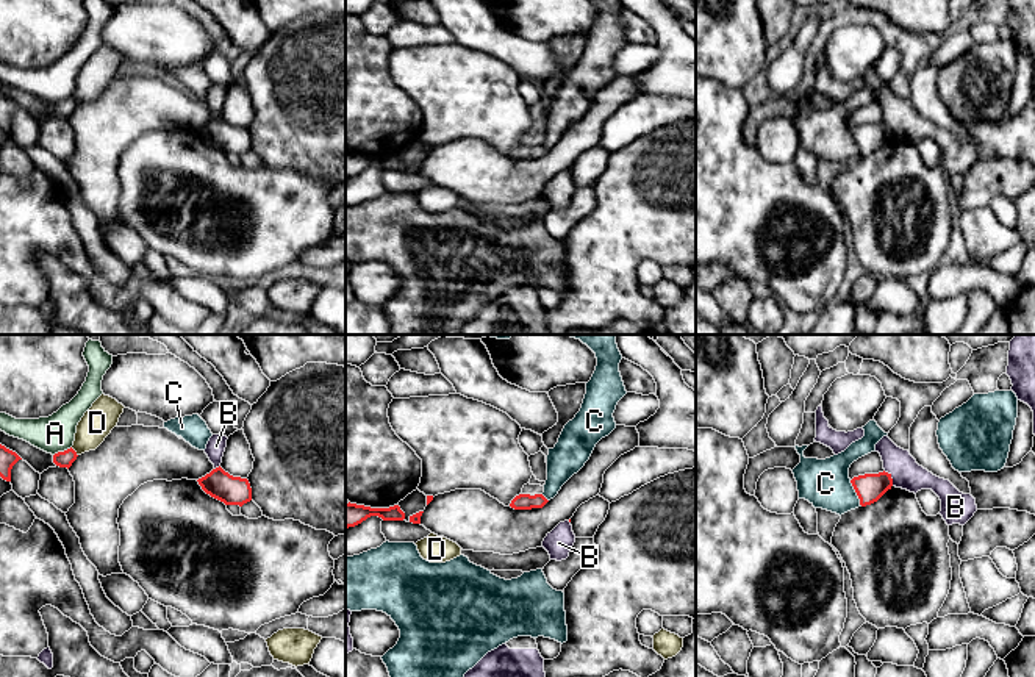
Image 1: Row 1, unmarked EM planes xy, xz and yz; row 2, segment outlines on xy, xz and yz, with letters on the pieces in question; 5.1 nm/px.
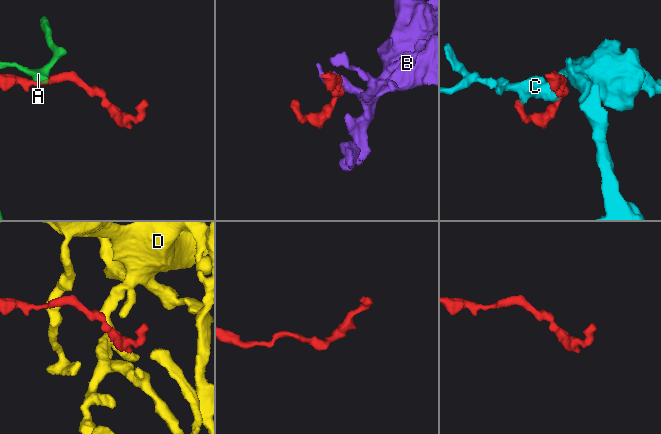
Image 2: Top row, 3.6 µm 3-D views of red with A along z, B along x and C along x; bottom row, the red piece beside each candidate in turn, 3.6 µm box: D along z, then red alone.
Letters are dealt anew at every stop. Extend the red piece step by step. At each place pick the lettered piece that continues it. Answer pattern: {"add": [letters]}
{"add": []}

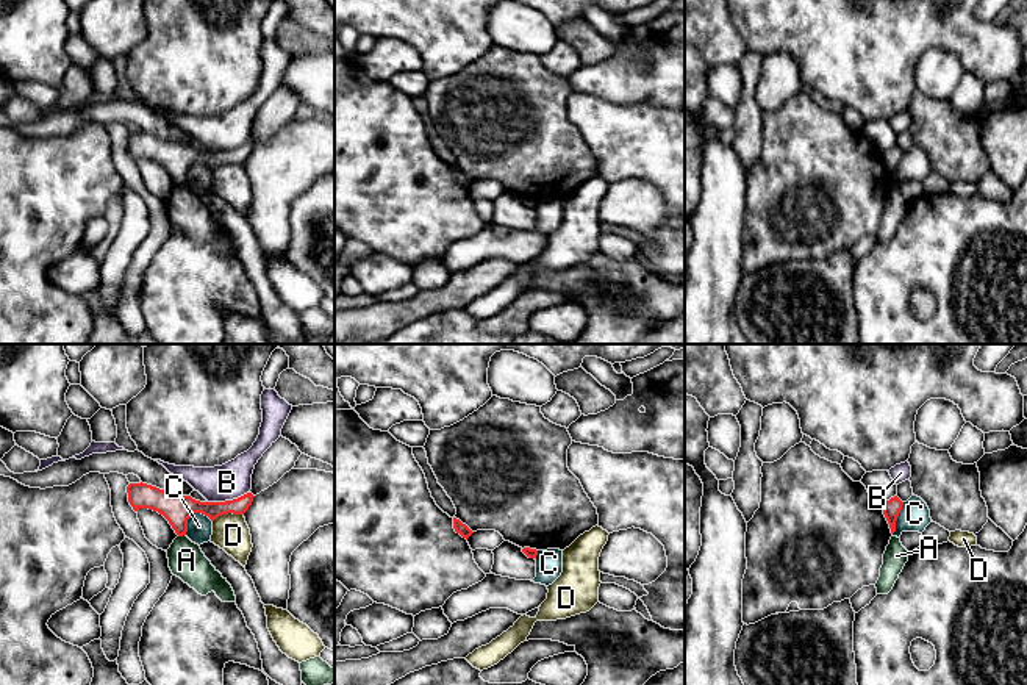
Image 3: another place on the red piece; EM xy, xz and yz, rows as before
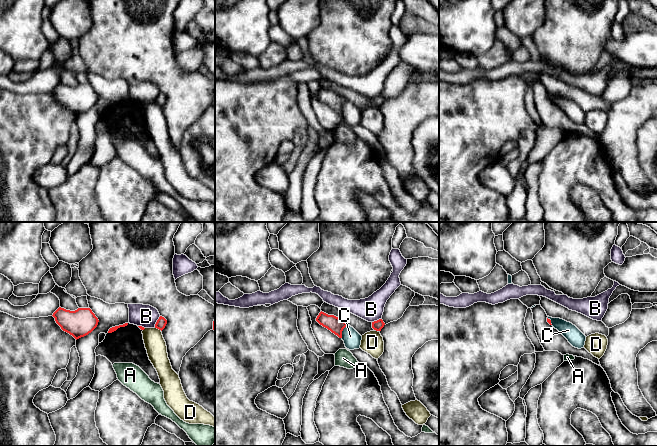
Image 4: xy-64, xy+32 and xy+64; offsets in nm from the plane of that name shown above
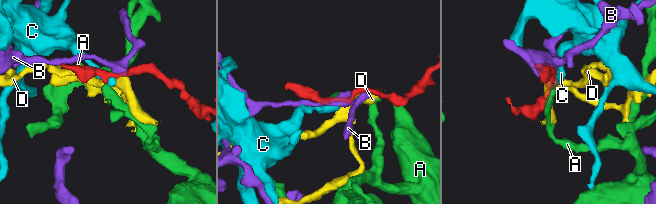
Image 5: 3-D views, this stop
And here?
{"add": []}

